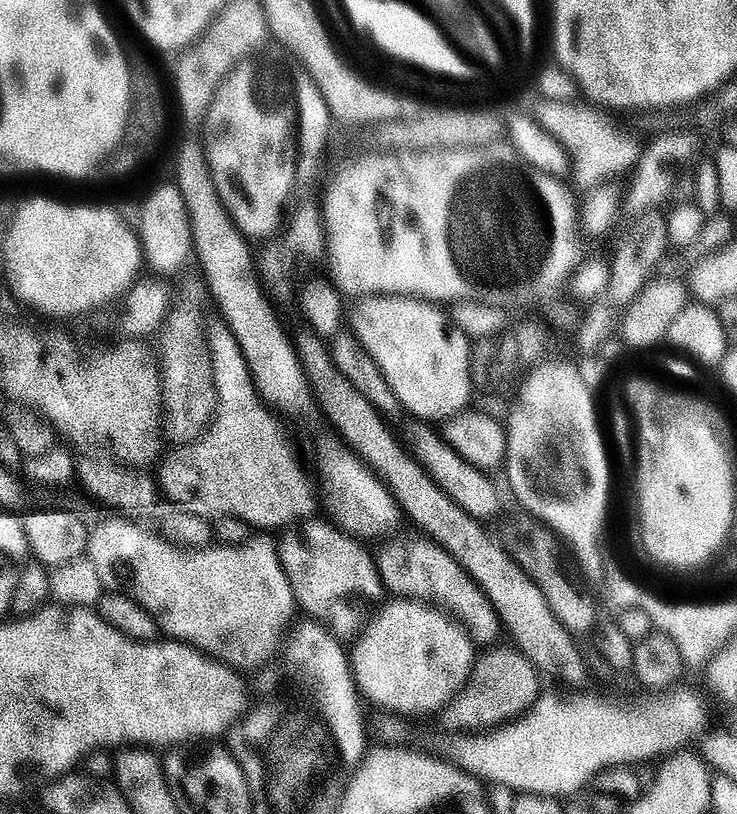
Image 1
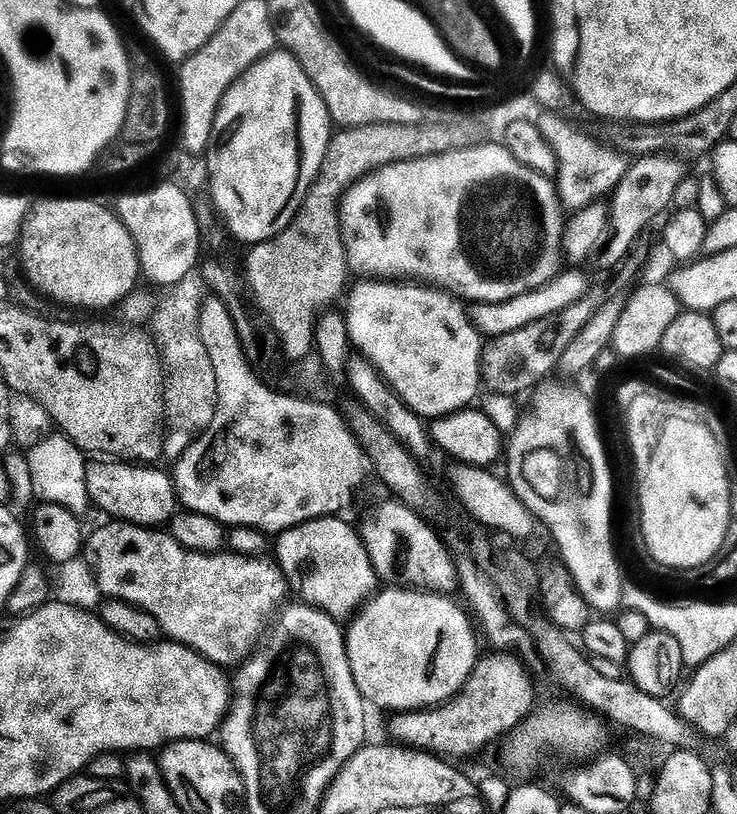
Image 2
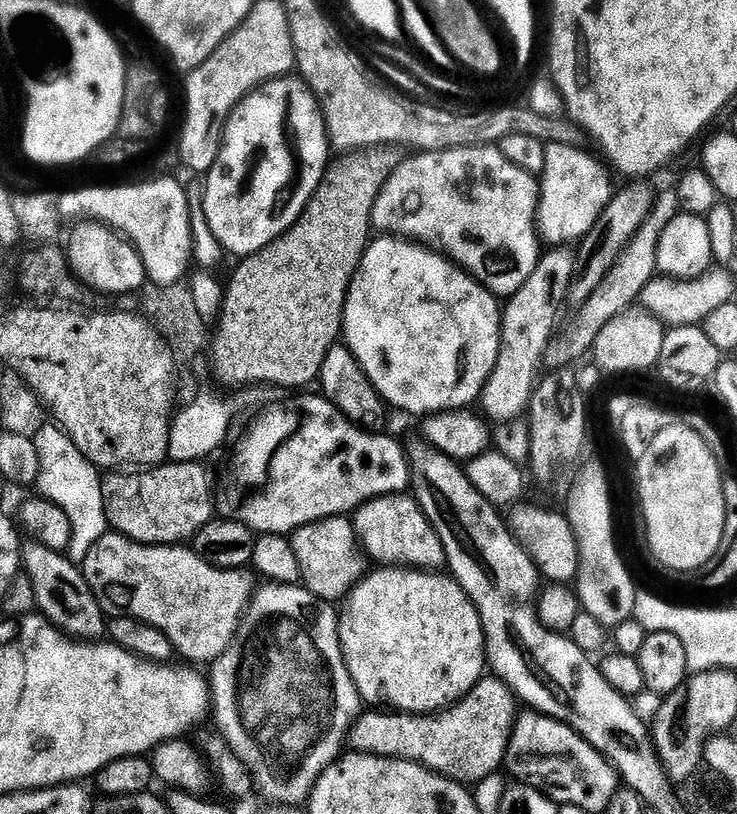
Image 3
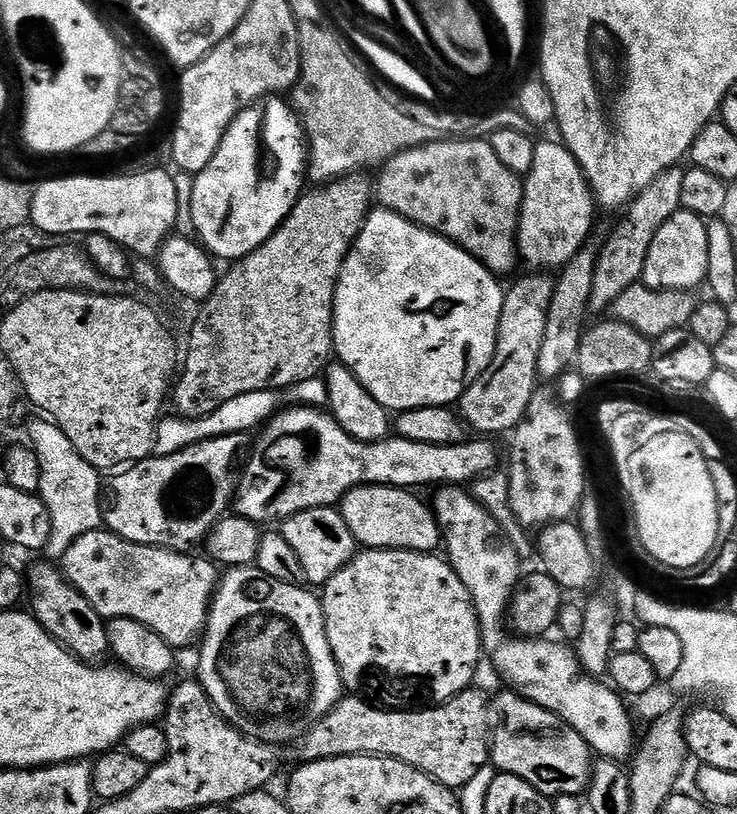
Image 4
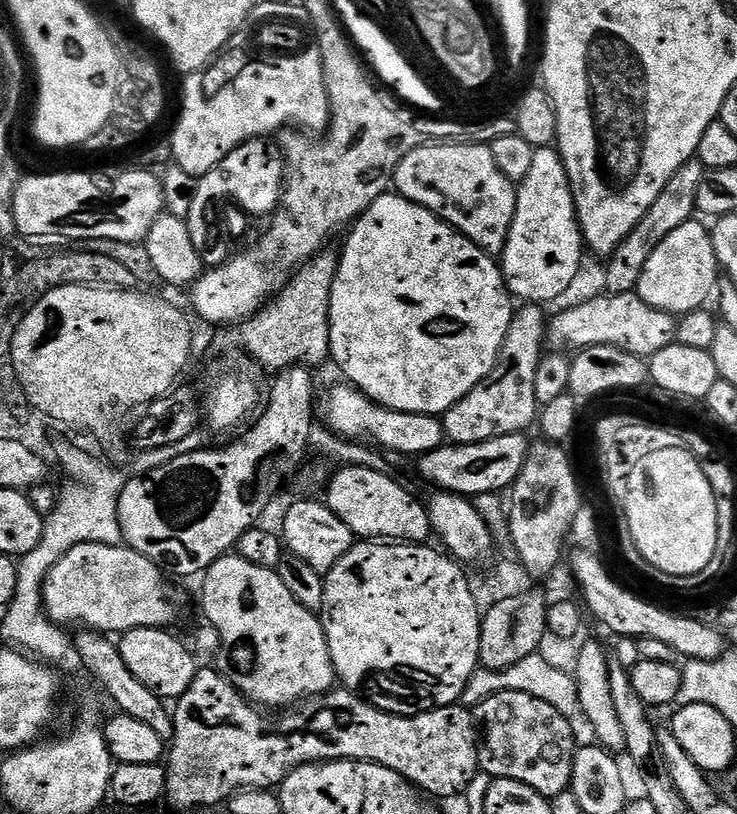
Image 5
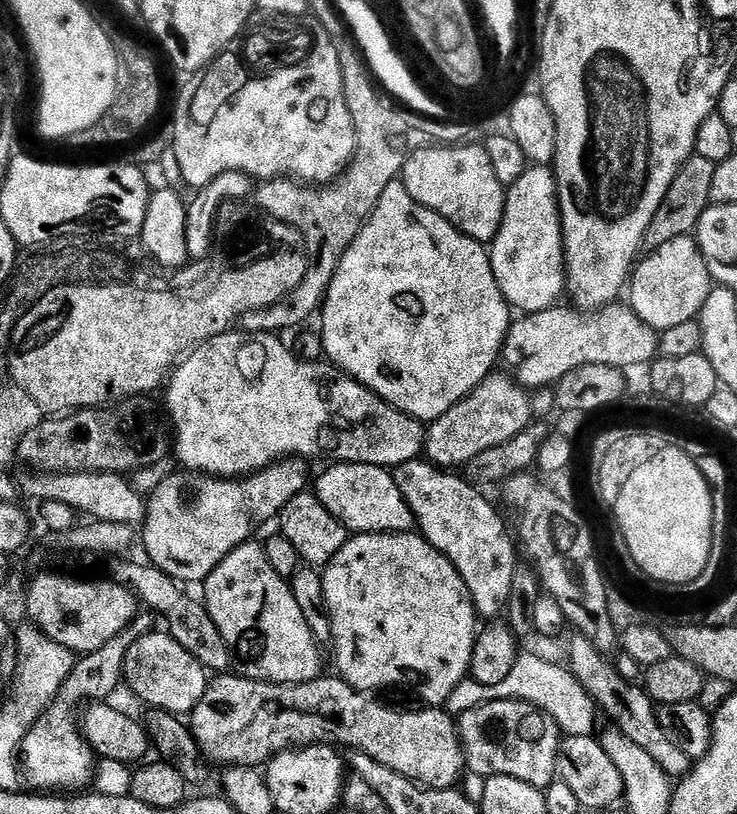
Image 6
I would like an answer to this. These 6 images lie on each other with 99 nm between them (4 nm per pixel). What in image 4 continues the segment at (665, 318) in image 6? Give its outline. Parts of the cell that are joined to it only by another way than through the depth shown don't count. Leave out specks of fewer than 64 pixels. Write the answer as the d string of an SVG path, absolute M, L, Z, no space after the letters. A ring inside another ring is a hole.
M683 208L669 218L651 243L642 282L656 291L690 292L707 281L709 272L708 227L700 216Z

